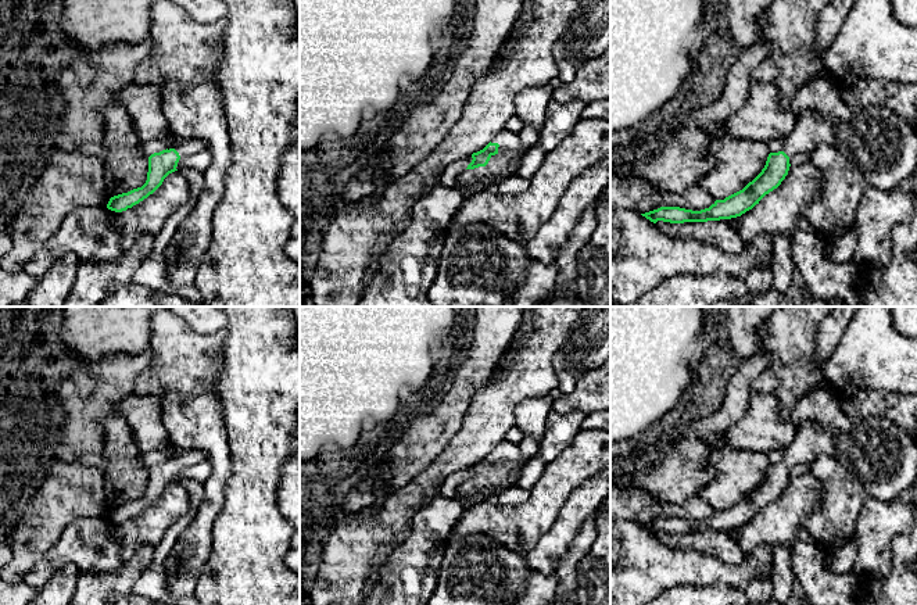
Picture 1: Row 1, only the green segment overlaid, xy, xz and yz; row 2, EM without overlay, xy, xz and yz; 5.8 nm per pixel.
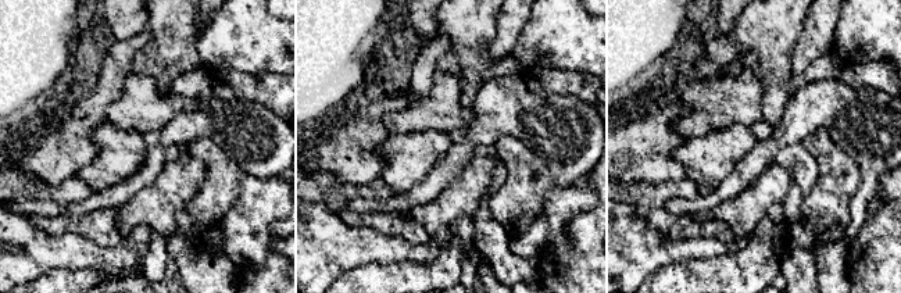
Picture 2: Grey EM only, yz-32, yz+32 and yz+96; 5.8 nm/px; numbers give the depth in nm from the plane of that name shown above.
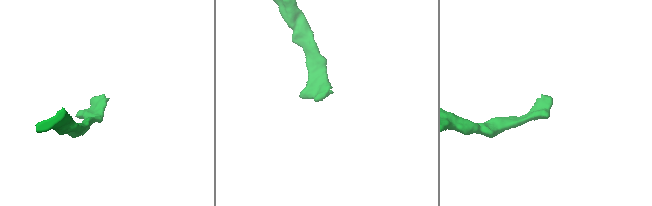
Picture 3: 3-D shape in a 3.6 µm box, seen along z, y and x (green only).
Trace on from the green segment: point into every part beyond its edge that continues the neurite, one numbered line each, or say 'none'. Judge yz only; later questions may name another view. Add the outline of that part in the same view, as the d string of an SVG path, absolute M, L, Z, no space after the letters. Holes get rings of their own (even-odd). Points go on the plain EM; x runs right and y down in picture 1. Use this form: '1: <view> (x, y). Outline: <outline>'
1: yz (883, 455). Outline: M817 389L805 394L795 405L791 420L796 433L784 450L784 463L809 466L817 457L835 458L864 486L868 497L880 501L907 497L917 480L917 438L889 419L853 418L842 412L832 389Z

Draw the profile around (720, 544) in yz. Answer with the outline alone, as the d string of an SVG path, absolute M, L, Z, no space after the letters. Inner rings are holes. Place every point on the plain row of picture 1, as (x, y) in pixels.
M728 530L684 534L658 531L655 536L669 548L698 551L727 565L739 565L748 558Z

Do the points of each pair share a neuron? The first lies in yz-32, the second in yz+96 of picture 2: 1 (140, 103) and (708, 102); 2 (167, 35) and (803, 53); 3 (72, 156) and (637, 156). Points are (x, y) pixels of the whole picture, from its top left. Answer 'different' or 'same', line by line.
1: same
2: different
3: same

